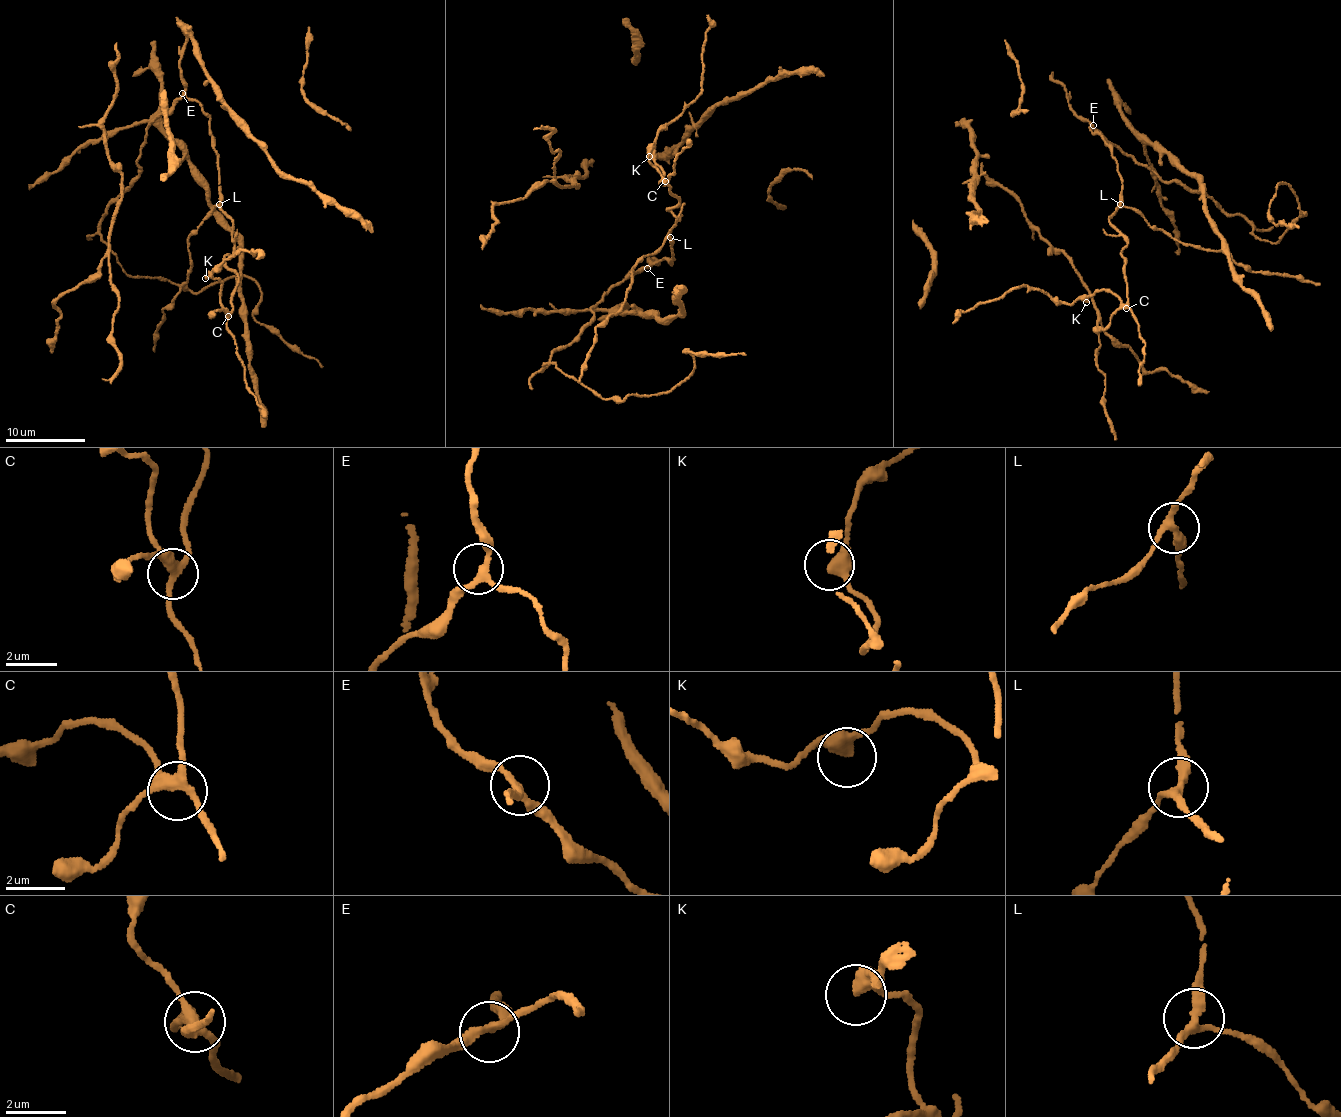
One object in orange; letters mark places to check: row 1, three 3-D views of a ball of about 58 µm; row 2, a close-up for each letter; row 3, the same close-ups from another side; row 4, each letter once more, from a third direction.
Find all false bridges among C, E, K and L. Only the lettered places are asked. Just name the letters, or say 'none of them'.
none of them

